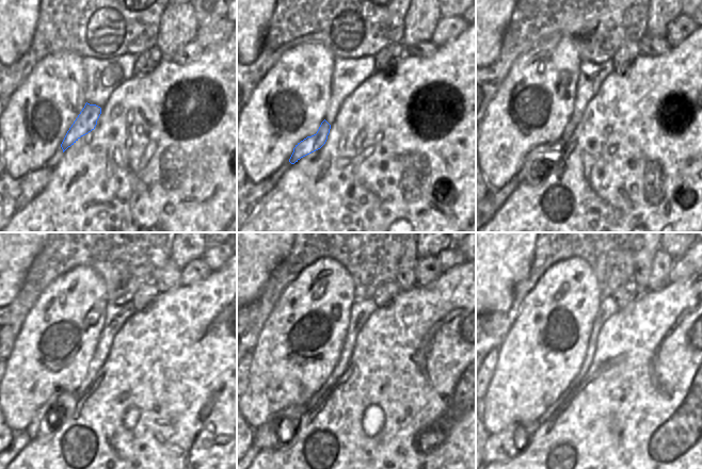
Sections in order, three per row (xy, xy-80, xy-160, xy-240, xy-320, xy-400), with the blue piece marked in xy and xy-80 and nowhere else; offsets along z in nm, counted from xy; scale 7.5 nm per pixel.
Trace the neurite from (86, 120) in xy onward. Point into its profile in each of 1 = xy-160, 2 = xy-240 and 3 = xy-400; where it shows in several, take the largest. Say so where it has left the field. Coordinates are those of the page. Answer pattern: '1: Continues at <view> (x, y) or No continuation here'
1: Continues at xy-160 (535, 165)
2: Continues at xy-240 (36, 429)
3: Continues at xy-400 (499, 448)

